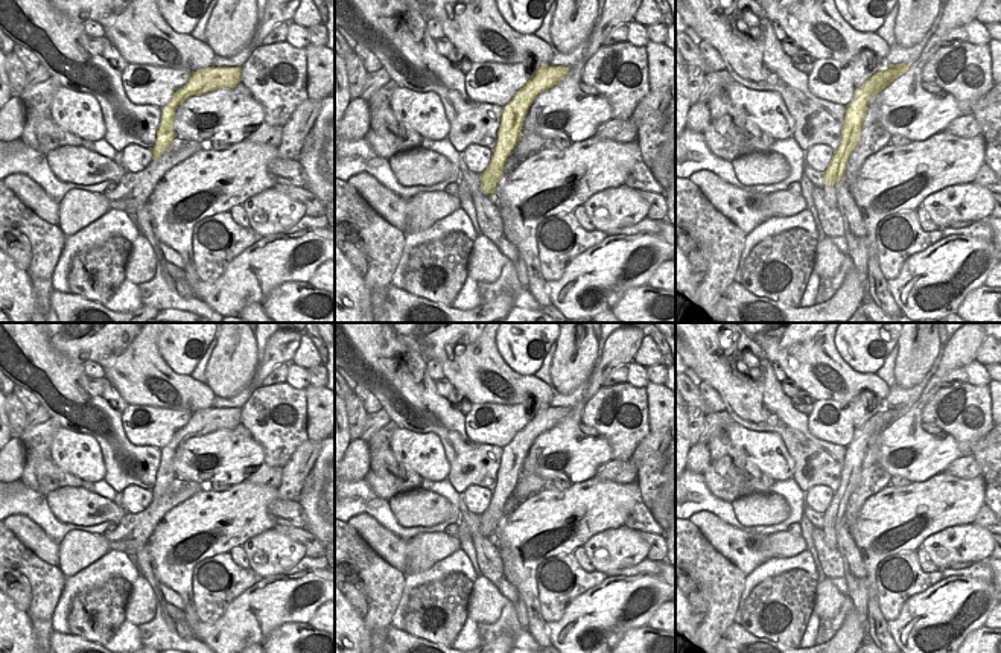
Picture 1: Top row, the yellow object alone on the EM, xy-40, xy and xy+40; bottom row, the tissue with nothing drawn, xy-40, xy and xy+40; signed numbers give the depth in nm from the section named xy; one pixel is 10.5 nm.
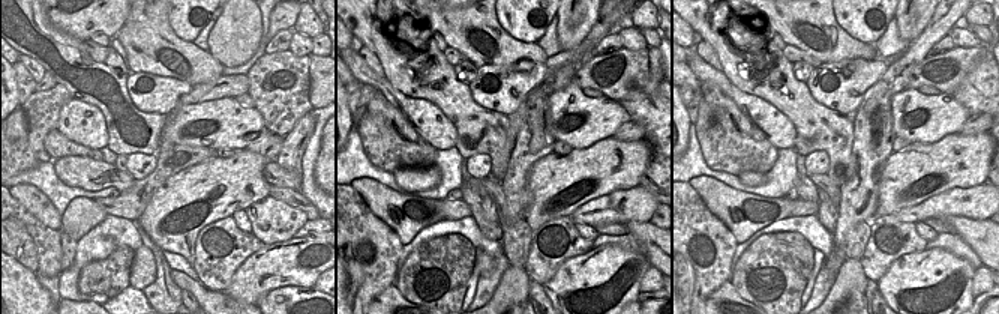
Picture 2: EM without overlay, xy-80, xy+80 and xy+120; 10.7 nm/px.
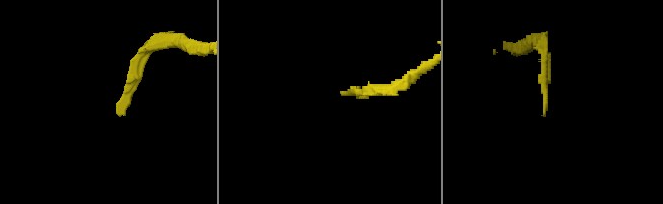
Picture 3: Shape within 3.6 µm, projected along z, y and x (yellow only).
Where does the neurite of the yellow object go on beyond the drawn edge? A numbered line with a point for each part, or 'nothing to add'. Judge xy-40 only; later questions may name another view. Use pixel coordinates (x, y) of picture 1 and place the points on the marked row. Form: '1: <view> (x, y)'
nothing to add

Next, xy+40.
1: xy+40 (829, 191)

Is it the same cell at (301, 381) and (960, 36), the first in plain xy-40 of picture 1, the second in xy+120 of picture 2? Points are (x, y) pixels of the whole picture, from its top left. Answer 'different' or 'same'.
same

